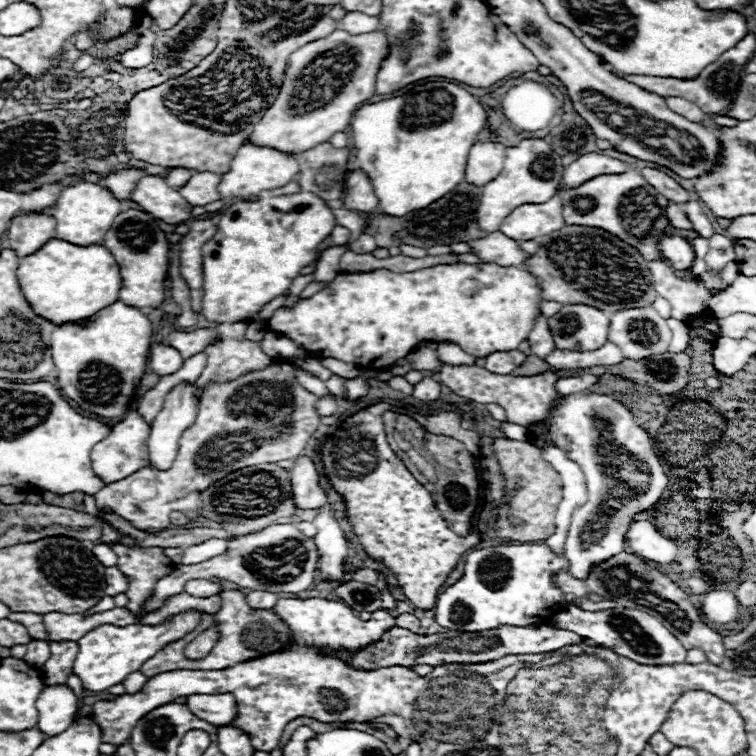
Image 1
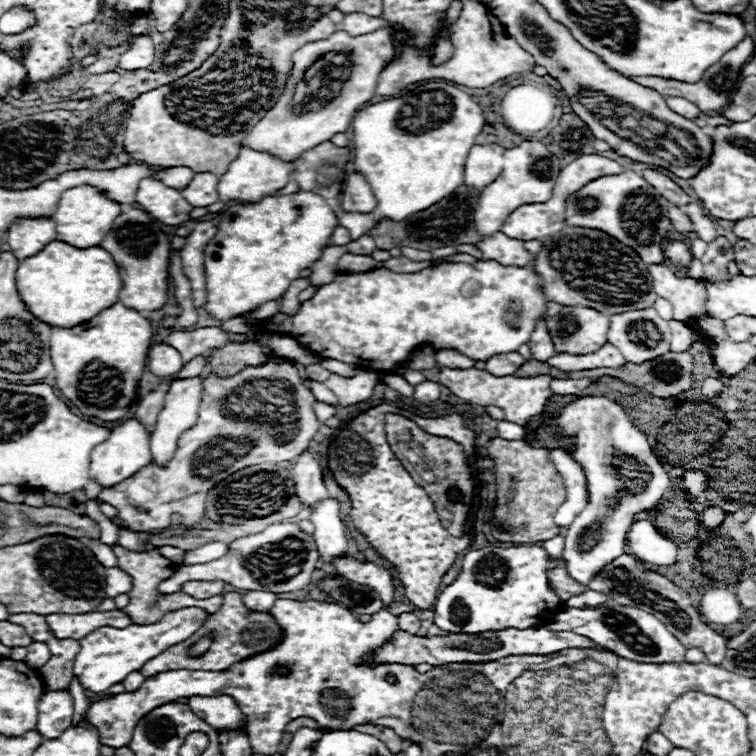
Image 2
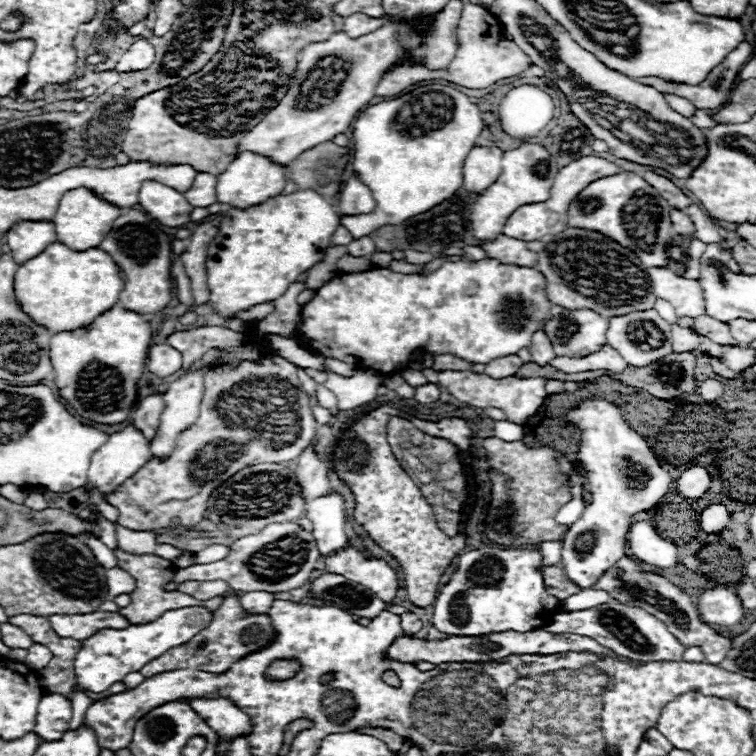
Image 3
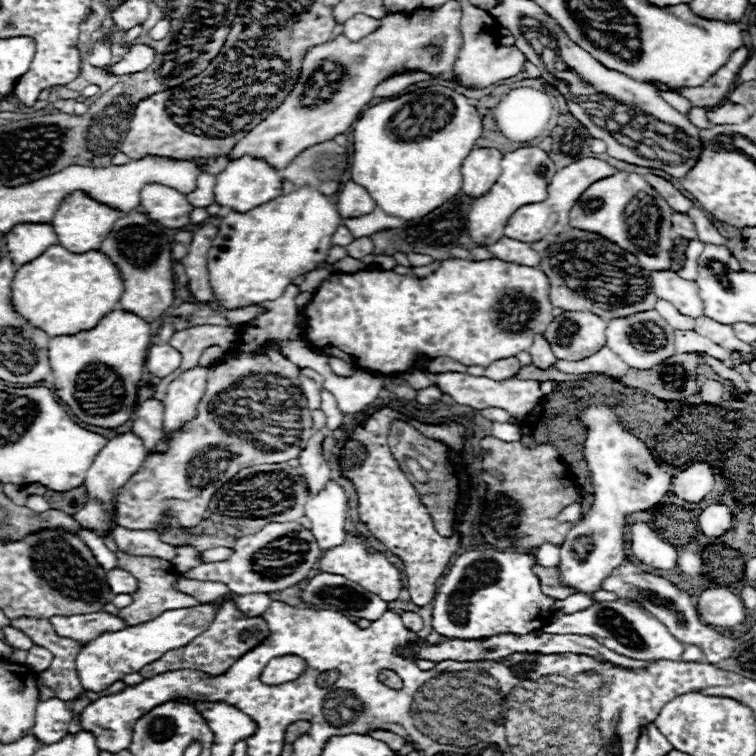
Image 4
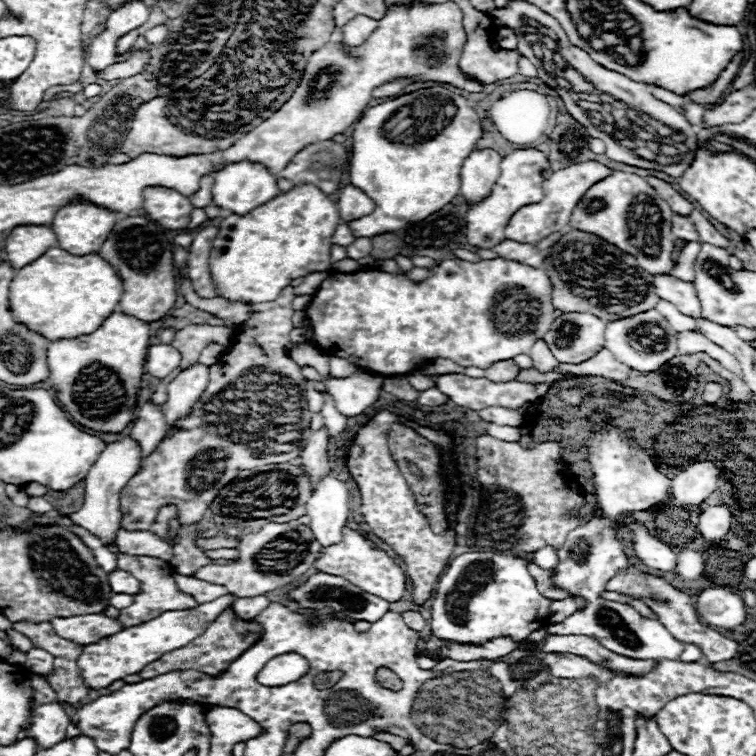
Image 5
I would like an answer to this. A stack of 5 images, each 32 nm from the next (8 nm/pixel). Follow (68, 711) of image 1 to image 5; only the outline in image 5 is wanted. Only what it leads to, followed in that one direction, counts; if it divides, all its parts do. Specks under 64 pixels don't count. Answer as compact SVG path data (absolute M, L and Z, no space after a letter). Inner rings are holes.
M44 704L34 714L30 736L36 740L36 744L42 750L46 750L64 740L68 726L70 726L70 718L66 716L60 704Z

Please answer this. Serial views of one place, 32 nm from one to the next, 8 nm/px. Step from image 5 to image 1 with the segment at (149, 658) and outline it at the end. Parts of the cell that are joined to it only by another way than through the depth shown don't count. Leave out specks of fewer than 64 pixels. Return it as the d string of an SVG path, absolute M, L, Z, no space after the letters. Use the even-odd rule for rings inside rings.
M186 610L176 616L166 618L162 624L146 626L146 624L130 624L124 628L118 626L98 626L82 640L78 640L80 652L74 660L74 674L82 680L82 686L92 692L102 692L114 684L120 684L130 672L136 672L142 668L142 664L158 654L166 644L184 638L190 634L202 620L200 610Z

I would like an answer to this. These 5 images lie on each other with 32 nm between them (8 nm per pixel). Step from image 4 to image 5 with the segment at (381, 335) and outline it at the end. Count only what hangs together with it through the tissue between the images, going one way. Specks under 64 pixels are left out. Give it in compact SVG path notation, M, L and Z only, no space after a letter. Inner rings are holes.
M458 258L444 260L436 268L436 274L420 284L378 270L332 272L316 290L310 308L306 308L306 318L314 326L314 344L320 352L346 358L358 368L374 370L384 376L408 374L434 358L448 358L462 366L490 368L494 362L530 354L534 340L544 338L550 324L556 320L548 274L542 268L530 268L502 258L478 264Z

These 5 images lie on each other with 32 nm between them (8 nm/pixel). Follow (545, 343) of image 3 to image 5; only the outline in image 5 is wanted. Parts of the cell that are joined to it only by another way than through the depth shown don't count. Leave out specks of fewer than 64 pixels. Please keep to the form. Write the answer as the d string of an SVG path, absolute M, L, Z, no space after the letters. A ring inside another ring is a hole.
M538 340L530 352L530 358L534 362L534 368L538 372L550 372L550 370L556 370L558 368L558 360L552 356L552 352L548 350L548 346Z

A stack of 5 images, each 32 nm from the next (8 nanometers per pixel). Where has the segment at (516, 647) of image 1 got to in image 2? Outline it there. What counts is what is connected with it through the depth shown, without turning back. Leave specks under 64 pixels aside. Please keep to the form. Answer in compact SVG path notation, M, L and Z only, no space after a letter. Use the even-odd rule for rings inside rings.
M546 626L542 628L530 628L530 630L498 630L498 632L484 632L484 634L448 634L448 636L434 636L434 638L420 638L414 634L408 634L404 630L396 632L392 640L376 654L378 662L398 662L398 664L450 664L450 662L478 662L478 660L498 660L502 656L510 654L554 654L568 648L594 648L602 650L598 644L594 644L586 636L578 636L574 632L550 632Z

